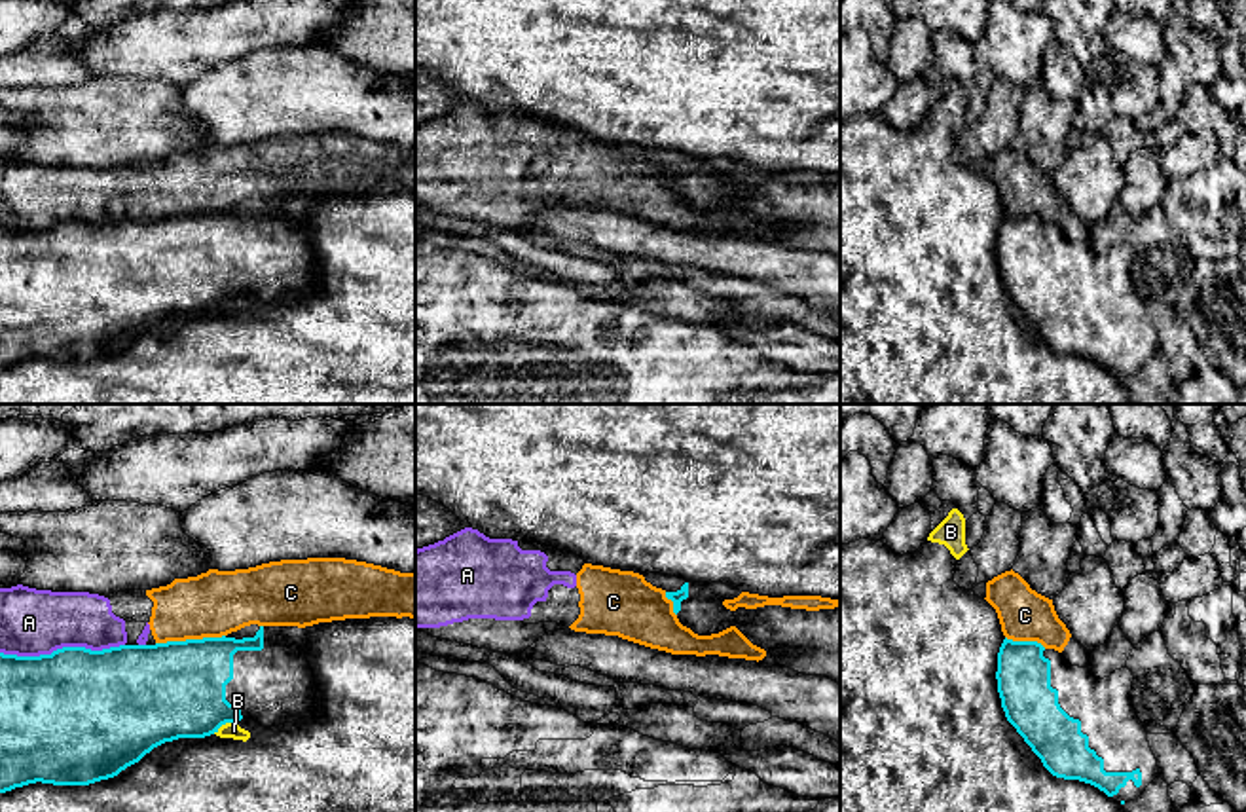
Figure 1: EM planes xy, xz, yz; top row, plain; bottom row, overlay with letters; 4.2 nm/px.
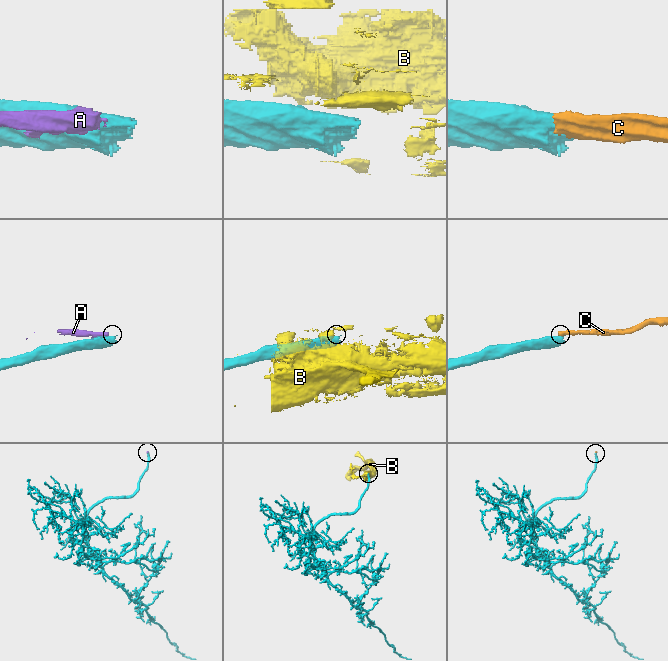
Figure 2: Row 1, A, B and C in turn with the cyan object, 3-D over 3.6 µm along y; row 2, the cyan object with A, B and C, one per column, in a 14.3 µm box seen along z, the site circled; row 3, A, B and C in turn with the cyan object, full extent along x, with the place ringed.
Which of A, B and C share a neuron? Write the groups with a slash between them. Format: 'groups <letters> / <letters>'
groups A C / B

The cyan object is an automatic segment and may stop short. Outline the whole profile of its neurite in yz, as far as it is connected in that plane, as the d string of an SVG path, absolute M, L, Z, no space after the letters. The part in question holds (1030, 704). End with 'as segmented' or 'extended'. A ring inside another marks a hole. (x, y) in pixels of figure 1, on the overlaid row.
M1005 637L996 679L1007 721L1053 776L1090 784L1119 804L1138 799L1159 776L1147 729L1130 700L1134 675L1128 668L1098 679L1089 668L1068 664L1054 649Z; extended

